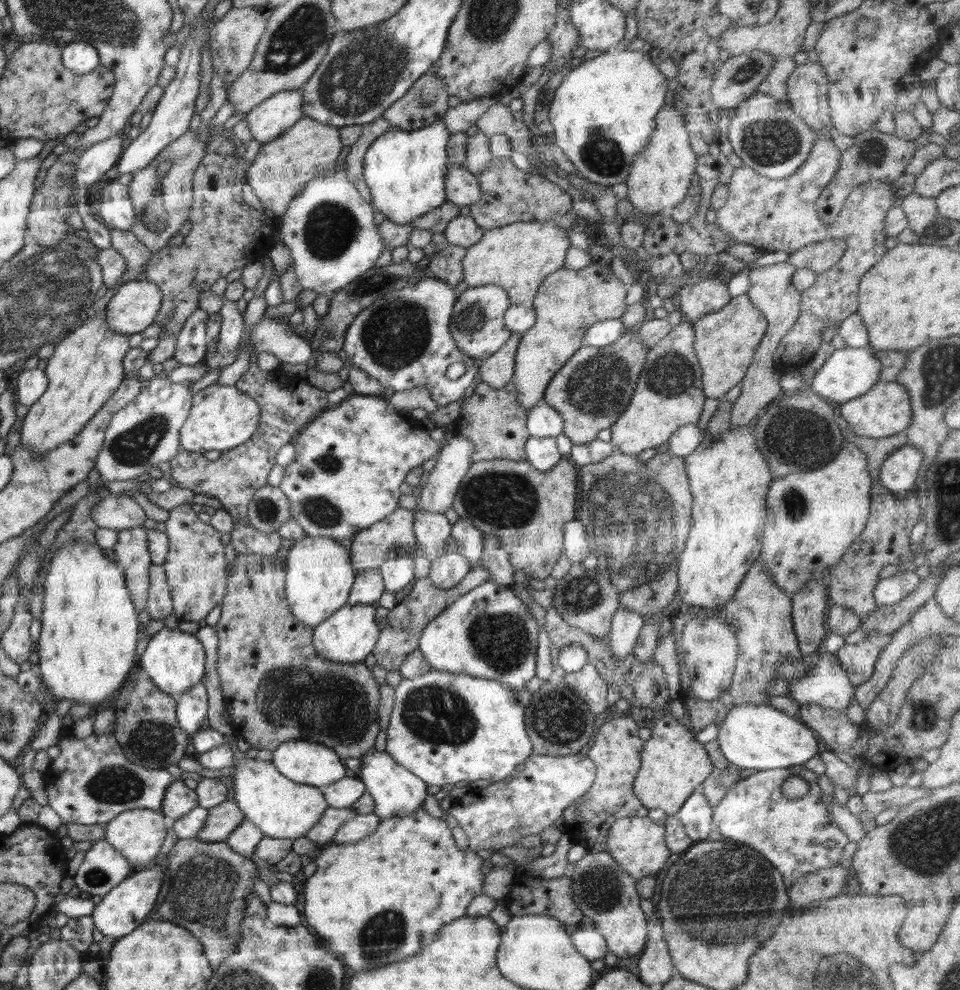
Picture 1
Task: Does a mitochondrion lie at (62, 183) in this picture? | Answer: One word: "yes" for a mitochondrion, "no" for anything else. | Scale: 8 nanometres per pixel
yes

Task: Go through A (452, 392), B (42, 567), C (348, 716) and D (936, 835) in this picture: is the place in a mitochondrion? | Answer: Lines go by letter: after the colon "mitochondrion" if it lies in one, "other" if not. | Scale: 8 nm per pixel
A: other
B: other
C: mitochondrion
D: mitochondrion

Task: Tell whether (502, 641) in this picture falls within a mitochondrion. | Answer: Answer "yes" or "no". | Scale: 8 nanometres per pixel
yes

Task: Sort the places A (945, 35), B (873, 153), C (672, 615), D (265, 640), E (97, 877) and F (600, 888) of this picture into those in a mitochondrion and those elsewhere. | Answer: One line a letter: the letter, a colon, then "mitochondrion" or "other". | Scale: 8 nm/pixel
A: other
B: mitochondrion
C: other
D: other
E: mitochondrion
F: mitochondrion

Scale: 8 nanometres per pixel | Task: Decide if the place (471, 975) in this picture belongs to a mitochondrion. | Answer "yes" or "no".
no

